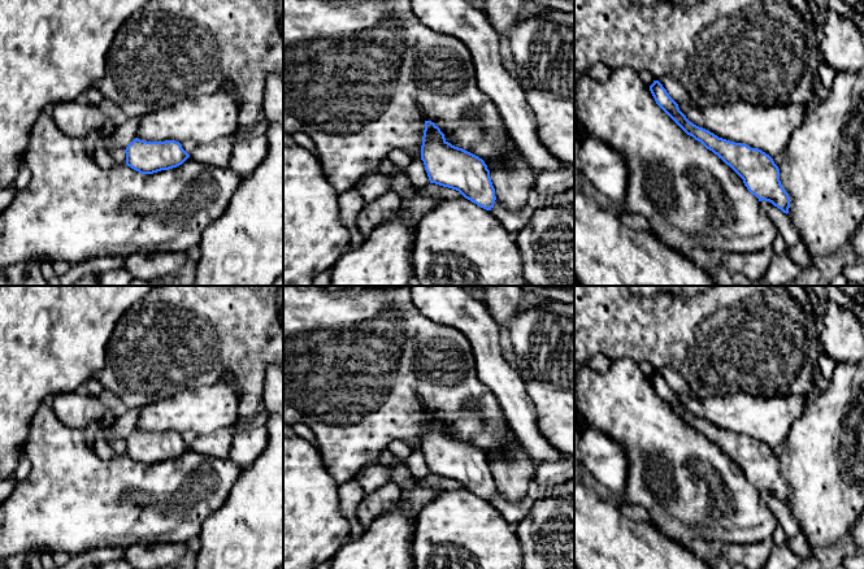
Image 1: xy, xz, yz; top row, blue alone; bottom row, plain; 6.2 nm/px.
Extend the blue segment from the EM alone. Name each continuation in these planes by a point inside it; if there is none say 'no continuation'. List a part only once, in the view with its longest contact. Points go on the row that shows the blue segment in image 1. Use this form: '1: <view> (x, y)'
no continuation

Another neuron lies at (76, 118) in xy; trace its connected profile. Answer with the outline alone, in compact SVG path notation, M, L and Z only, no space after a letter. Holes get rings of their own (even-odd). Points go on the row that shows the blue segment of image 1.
M81 99L69 103L57 103L49 108L55 123L68 135L86 138L91 131L107 122L100 107L92 107Z

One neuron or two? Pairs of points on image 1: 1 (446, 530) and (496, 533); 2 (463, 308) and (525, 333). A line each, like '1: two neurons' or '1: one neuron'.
1: one neuron
2: two neurons

